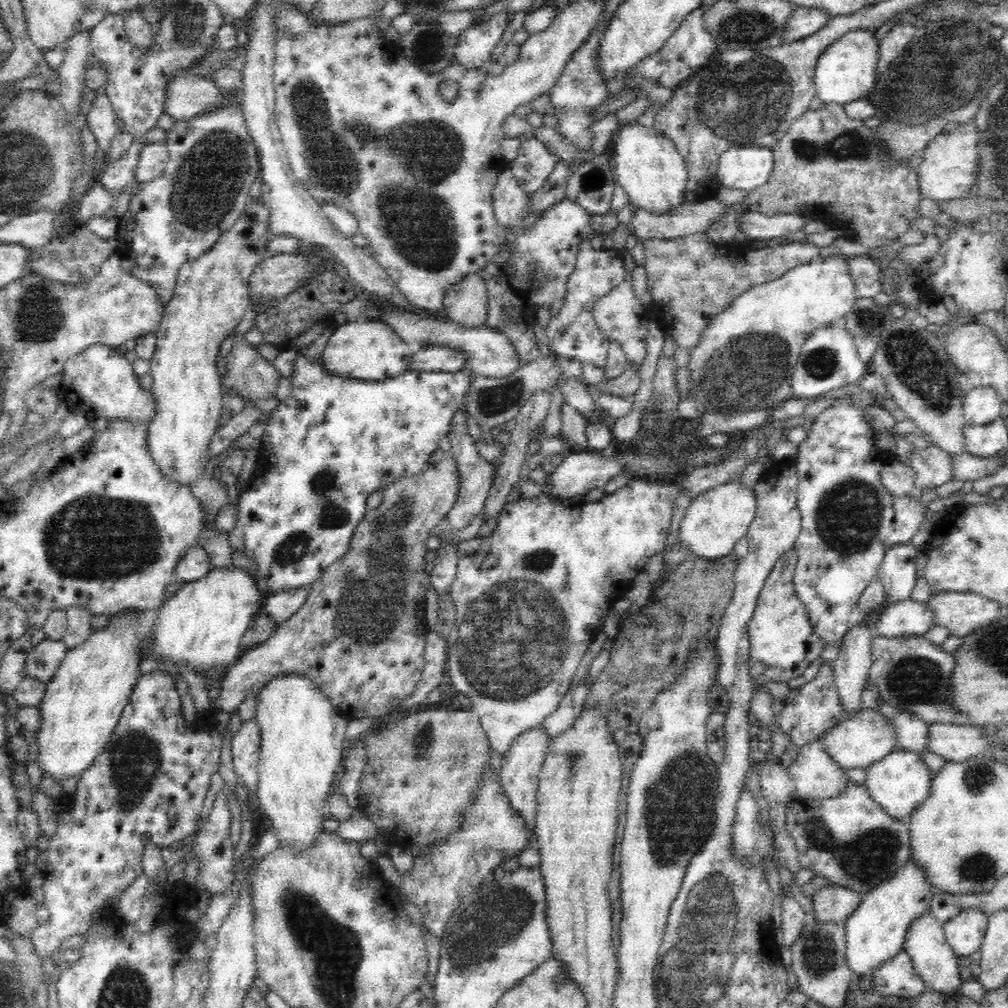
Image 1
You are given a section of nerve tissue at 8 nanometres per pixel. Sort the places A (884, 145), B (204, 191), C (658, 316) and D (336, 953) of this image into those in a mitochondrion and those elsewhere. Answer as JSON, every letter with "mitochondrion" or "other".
{"A":"mitochondrion","B":"mitochondrion","C":"other","D":"mitochondrion"}

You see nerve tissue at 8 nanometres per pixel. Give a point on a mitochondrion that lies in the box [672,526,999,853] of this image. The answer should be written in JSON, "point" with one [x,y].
{"point":[914,680]}

